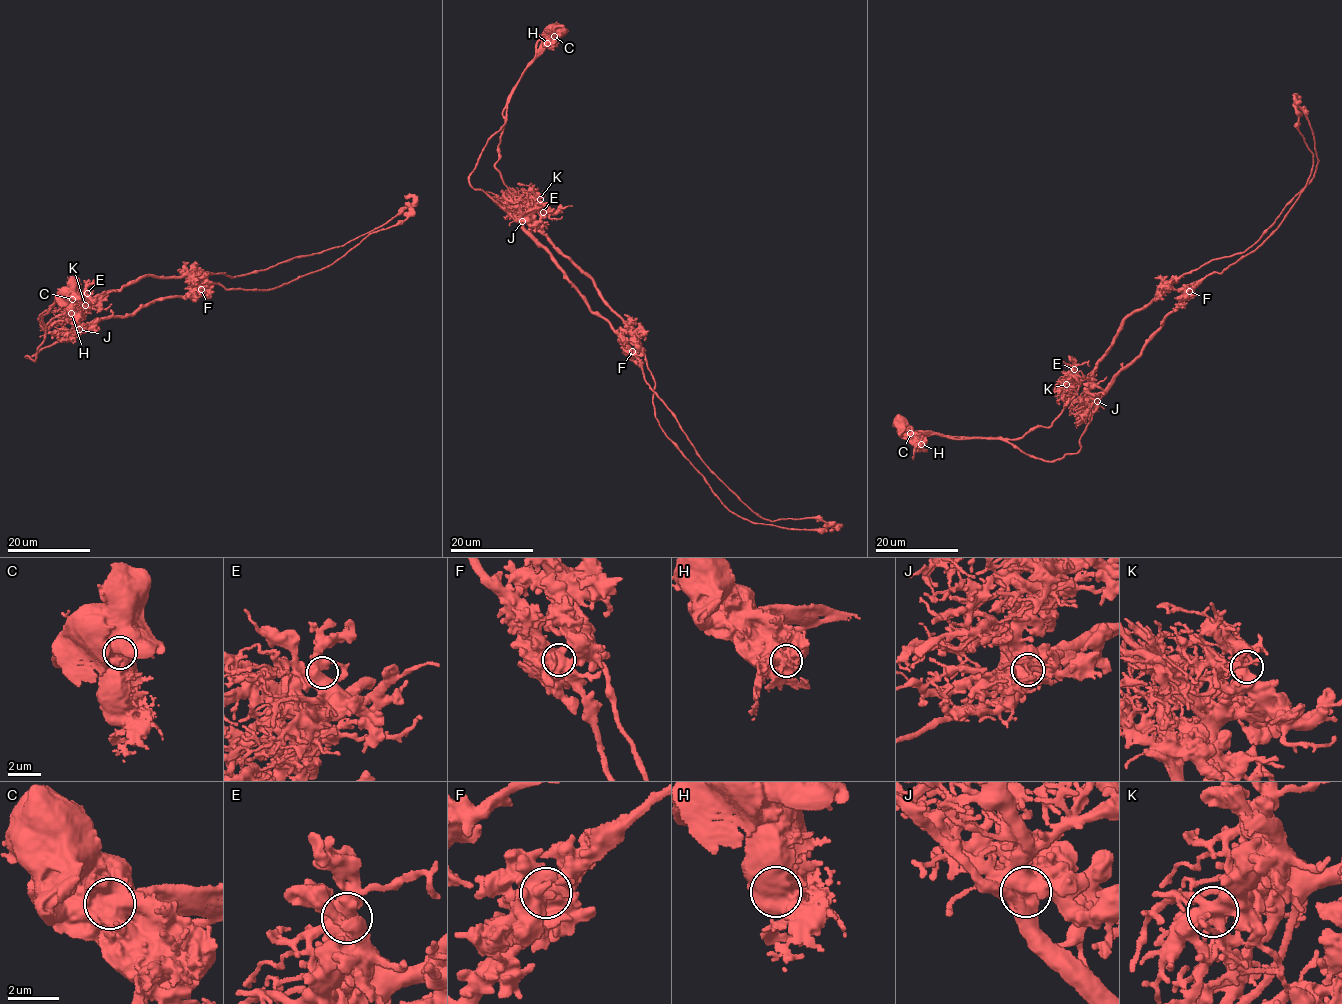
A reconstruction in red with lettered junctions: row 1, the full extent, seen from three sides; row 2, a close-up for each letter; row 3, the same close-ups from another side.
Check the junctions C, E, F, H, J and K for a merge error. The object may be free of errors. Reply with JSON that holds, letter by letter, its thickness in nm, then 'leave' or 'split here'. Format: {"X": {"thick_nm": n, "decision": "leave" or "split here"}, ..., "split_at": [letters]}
{"C": {"thick_nm": 1000, "decision": "split here"}, "E": {"thick_nm": 550, "decision": "leave"}, "F": {"thick_nm": 650, "decision": "leave"}, "H": {"thick_nm": 900, "decision": "leave"}, "J": {"thick_nm": 850, "decision": "leave"}, "K": {"thick_nm": 480, "decision": "leave"}, "split_at": ["C"]}

